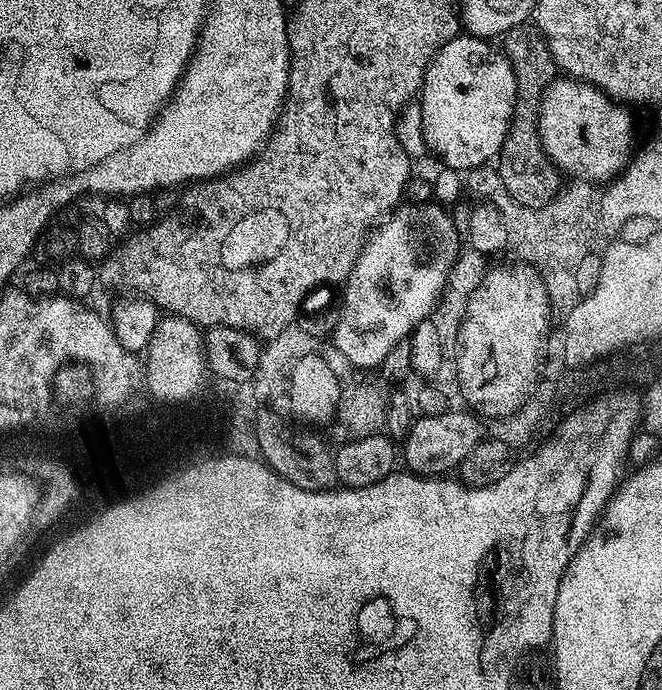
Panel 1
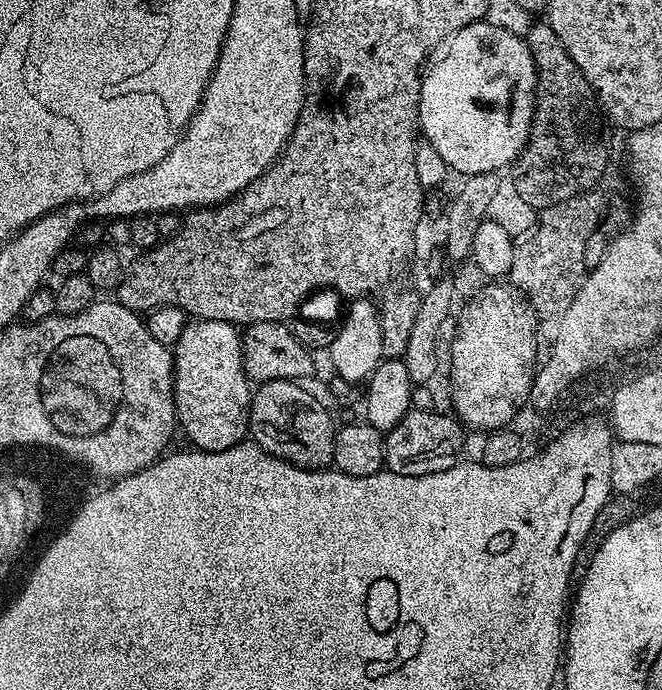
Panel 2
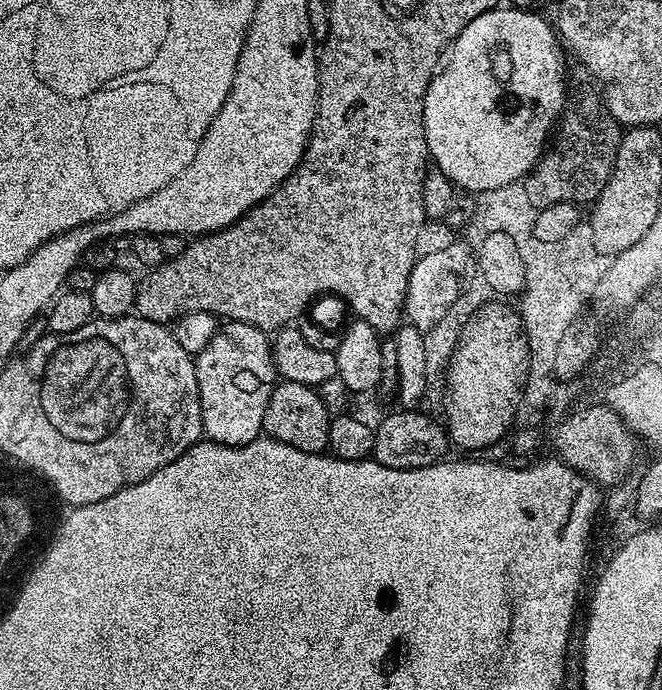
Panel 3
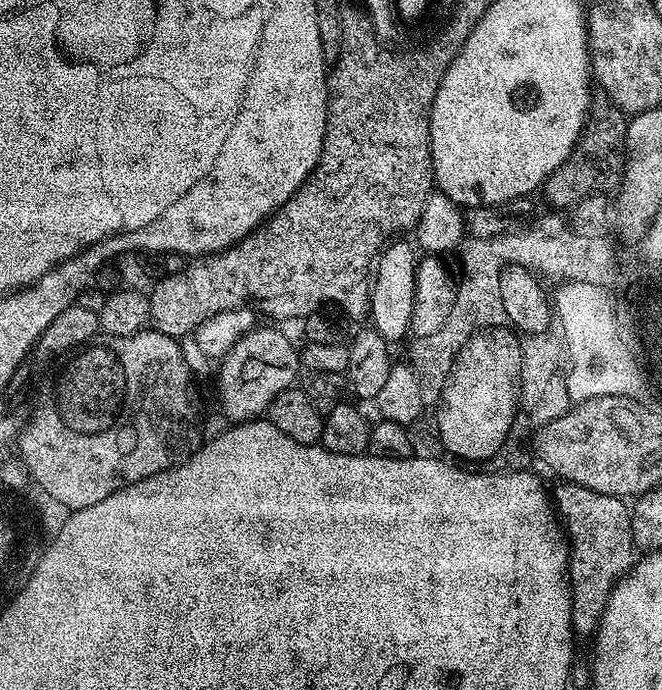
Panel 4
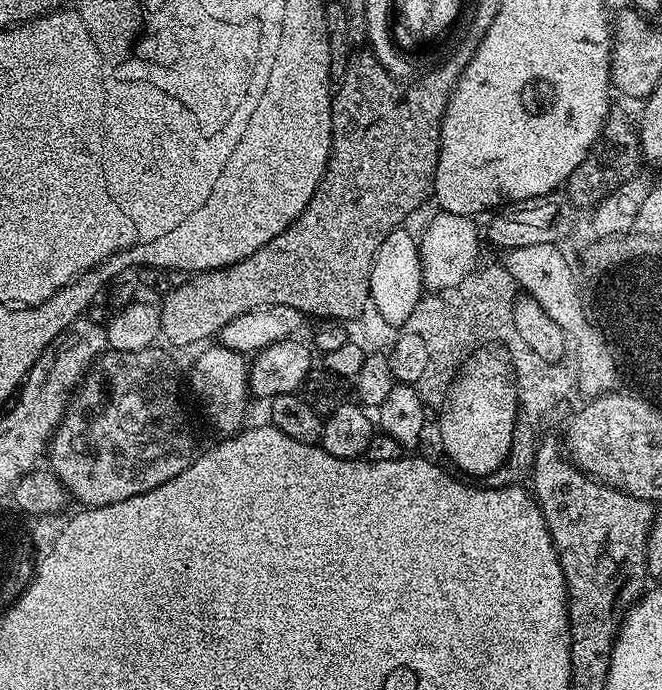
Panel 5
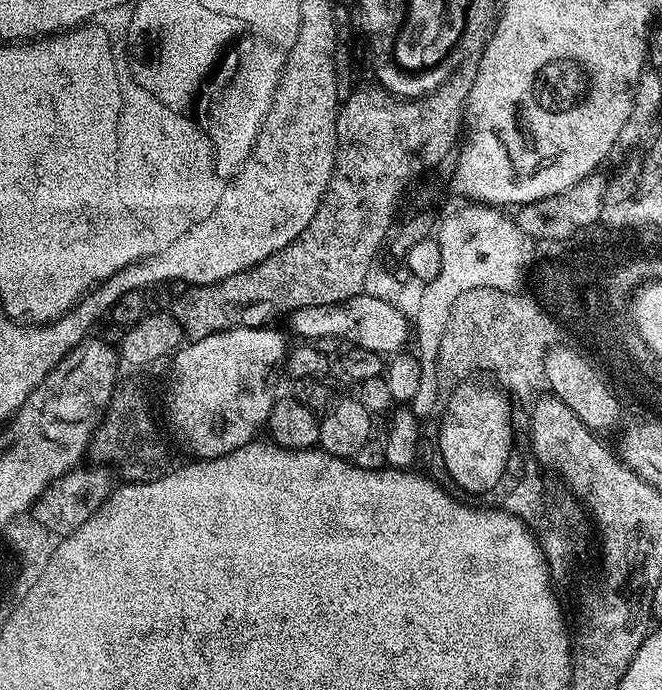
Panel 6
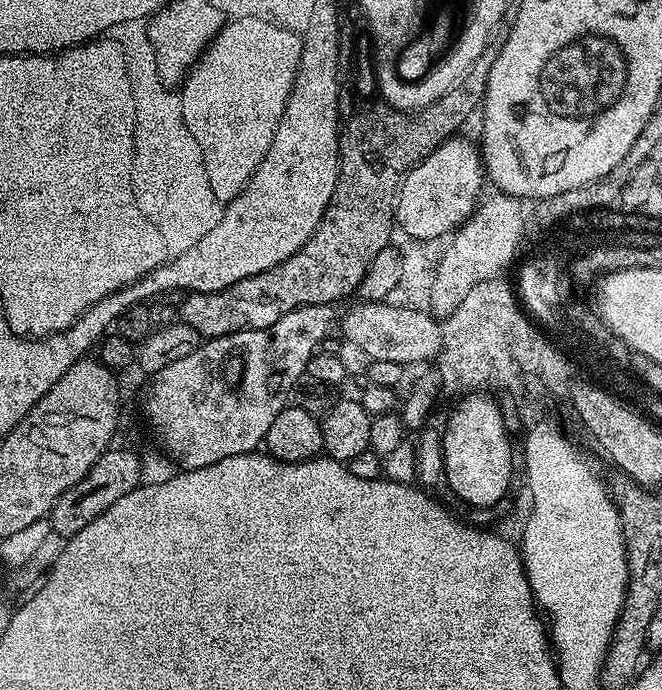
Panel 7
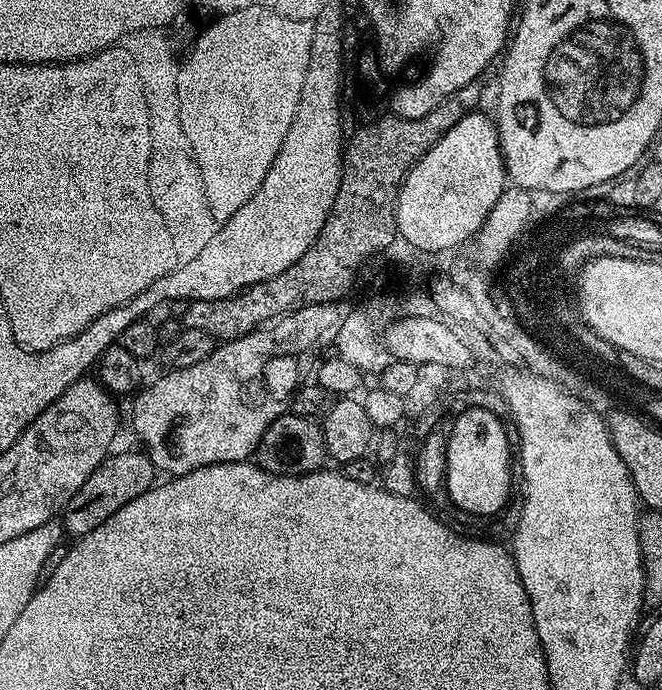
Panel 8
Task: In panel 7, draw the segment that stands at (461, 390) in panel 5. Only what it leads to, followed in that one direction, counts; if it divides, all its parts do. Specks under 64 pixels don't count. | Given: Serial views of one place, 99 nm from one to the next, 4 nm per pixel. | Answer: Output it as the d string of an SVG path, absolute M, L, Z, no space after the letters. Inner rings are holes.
M470 398L460 412L452 415L452 428L442 434L447 487L452 487L453 494L469 505L484 502L500 488L502 480L508 480L508 440L504 440L500 423L492 404Z

